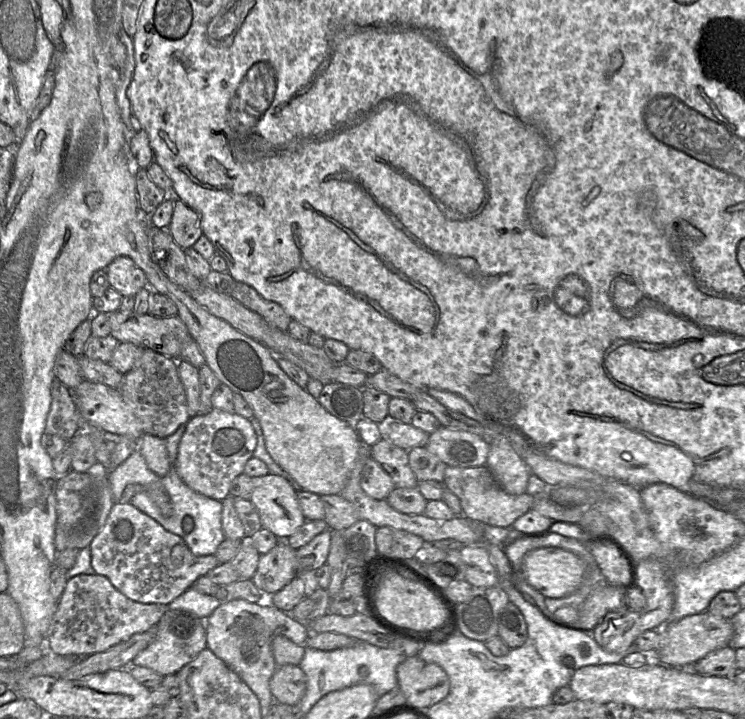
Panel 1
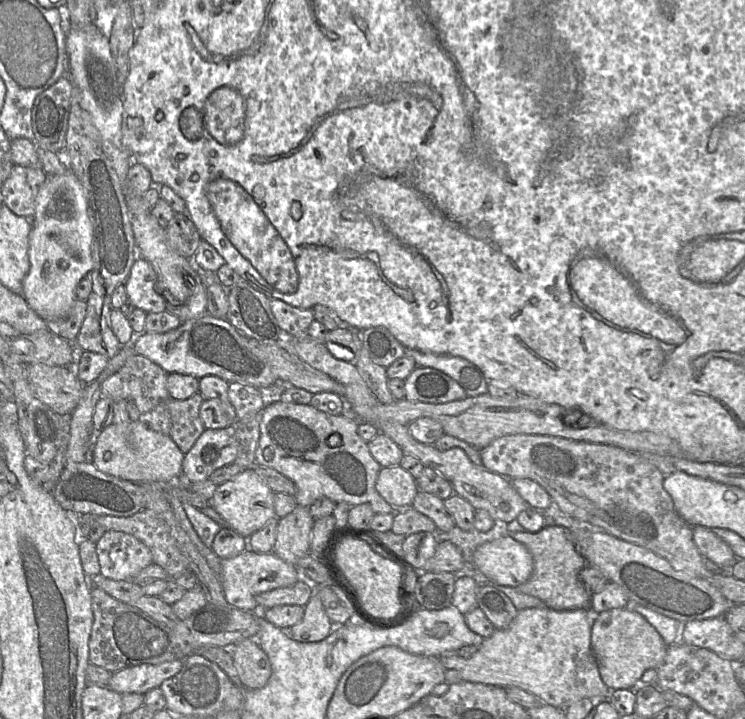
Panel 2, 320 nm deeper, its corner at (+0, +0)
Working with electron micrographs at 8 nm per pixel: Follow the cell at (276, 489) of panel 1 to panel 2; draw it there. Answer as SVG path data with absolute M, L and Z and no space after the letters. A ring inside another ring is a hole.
M254 468L245 469L229 481L218 485L209 503L229 523L231 529L244 538L249 538L276 518L274 492L257 475Z

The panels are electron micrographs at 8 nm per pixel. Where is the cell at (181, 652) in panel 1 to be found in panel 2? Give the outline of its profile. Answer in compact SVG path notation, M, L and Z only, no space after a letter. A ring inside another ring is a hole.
M183 660L160 664L141 664L127 667L112 674L108 687L121 695L126 693L145 694L158 688L166 679L176 675L183 667Z

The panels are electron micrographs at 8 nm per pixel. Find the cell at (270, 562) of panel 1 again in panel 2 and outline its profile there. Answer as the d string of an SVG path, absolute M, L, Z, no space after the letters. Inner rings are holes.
M302 506L279 519L273 553L296 566L302 557L310 554L314 521L309 509Z

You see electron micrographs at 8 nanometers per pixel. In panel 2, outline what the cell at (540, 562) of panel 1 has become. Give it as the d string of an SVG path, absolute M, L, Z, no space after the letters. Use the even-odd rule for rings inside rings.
M510 536L480 545L473 554L472 568L490 583L518 587L533 572L533 558L528 549Z

